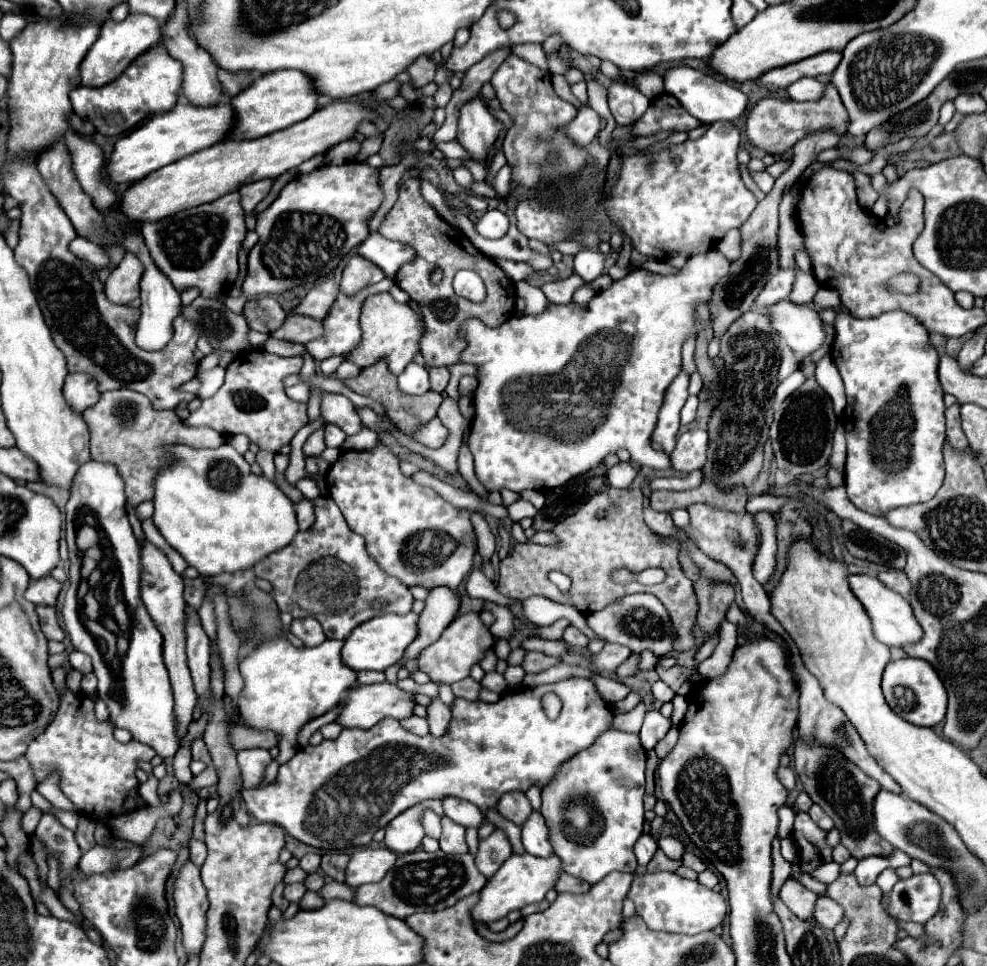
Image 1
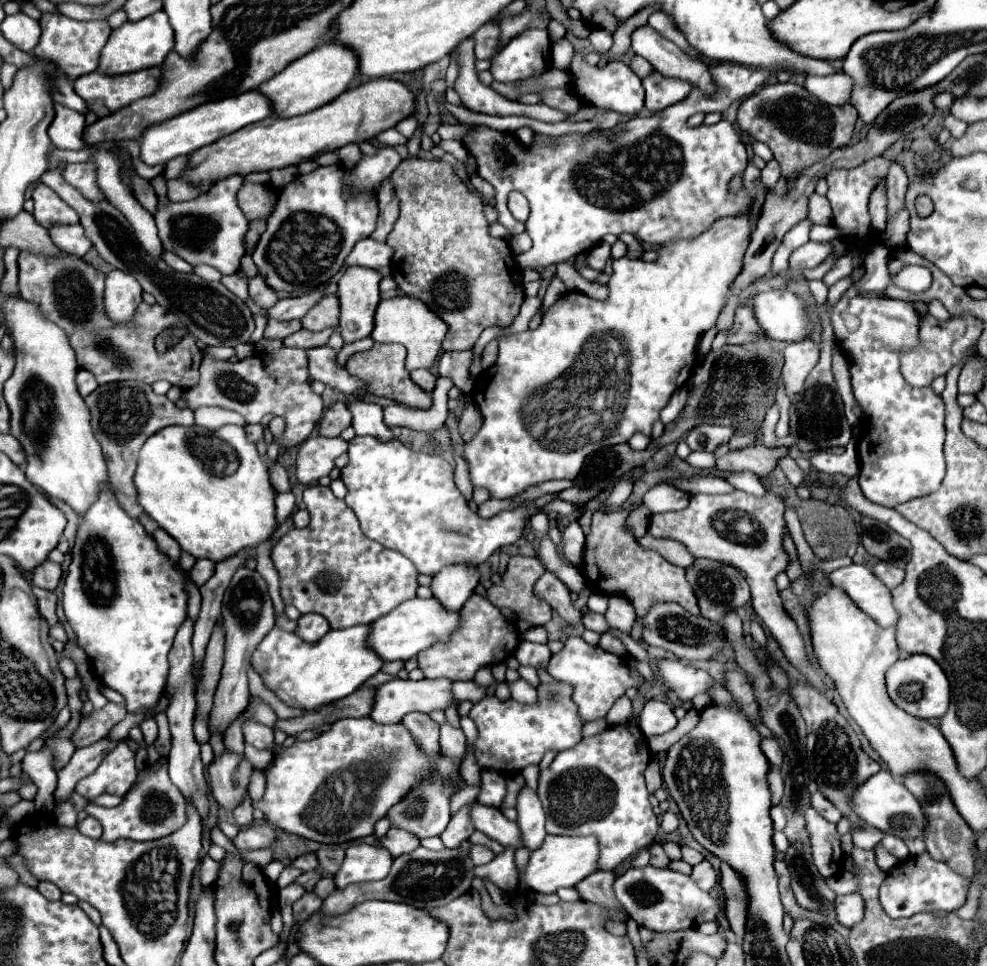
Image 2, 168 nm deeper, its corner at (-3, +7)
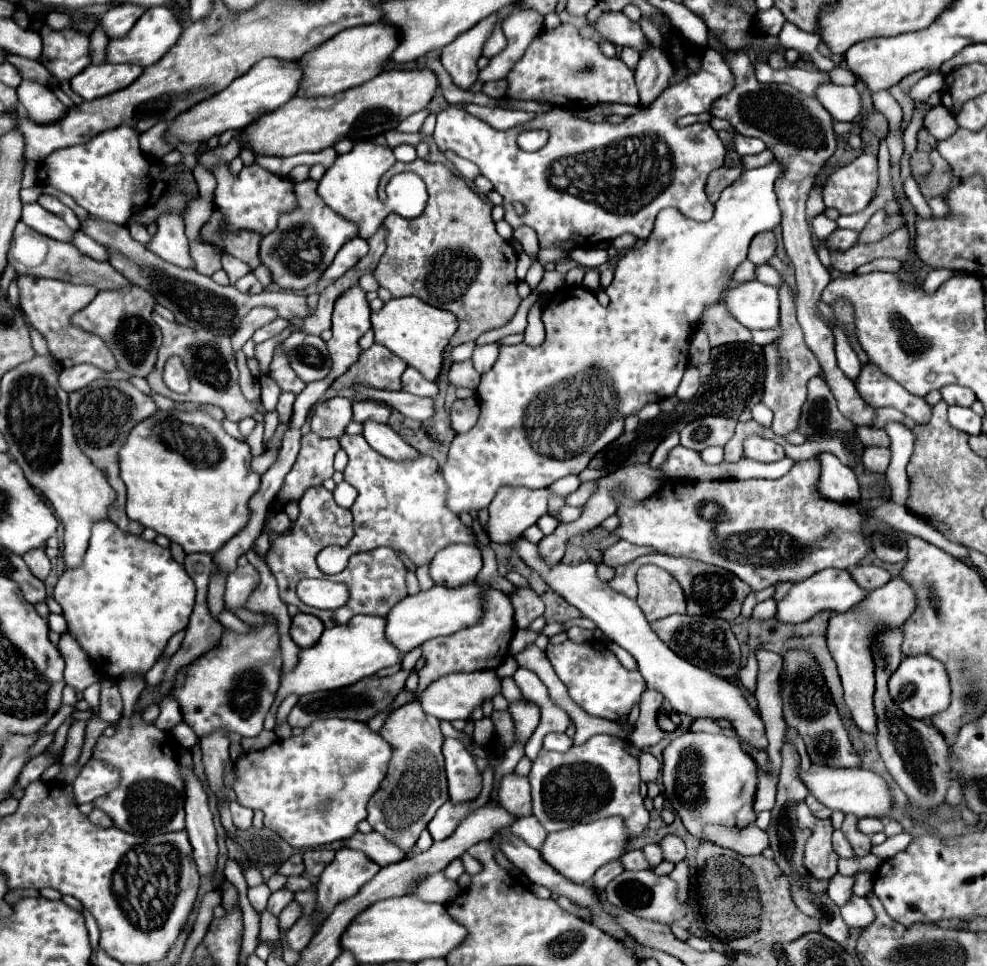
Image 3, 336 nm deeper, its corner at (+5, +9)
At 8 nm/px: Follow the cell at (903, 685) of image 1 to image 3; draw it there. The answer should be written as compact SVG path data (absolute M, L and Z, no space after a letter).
M916 655L916 657L904 657L896 673L890 677L890 695L896 701L896 705L914 719L928 719L940 711L944 711L950 703L950 683L946 667L928 655Z

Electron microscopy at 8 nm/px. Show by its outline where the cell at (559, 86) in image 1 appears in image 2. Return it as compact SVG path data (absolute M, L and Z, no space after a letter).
M566 37L552 46L551 53L553 67L564 70L570 64L573 58L574 48Z

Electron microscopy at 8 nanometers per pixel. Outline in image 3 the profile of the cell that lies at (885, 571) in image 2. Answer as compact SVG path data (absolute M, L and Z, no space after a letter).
M858 565L850 569L850 575L864 591L874 591L892 579L892 575L886 569L876 565Z

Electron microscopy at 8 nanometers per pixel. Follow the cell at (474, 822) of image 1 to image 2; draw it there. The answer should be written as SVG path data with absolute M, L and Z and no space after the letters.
M478 801L470 803L472 805L472 823L478 831L486 833L490 839L496 839L500 845L508 847L520 847L520 831L518 825L508 821L500 809L482 805Z

